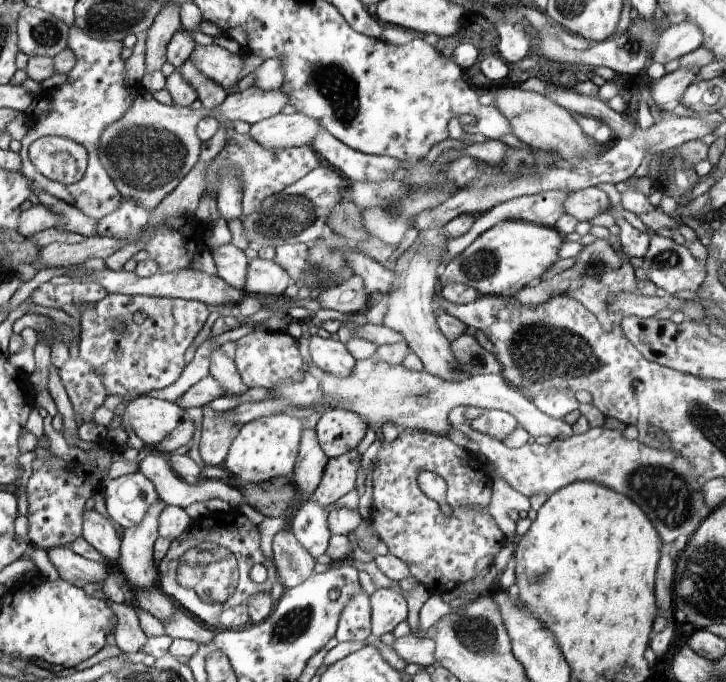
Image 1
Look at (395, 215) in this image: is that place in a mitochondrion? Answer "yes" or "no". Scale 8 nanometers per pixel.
yes

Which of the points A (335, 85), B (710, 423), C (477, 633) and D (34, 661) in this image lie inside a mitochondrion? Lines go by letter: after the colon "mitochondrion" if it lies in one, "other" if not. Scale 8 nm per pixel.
A: mitochondrion
B: mitochondrion
C: mitochondrion
D: other

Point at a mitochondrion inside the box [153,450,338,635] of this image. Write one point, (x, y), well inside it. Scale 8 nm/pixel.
(210, 572)

